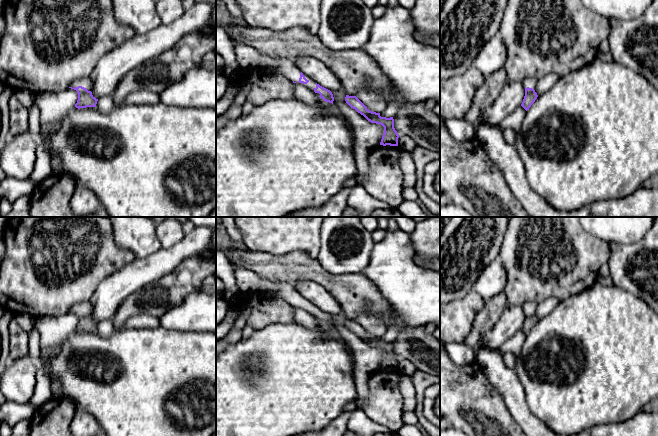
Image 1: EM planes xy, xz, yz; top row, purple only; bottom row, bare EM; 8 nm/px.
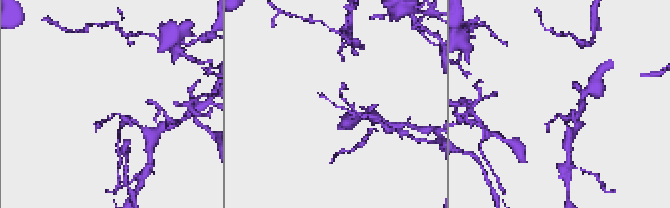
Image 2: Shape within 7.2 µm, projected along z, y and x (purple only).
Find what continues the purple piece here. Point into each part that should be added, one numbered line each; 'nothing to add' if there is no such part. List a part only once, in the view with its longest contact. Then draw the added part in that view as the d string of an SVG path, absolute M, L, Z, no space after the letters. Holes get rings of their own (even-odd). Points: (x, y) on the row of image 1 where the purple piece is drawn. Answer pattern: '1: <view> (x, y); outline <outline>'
1: xz (247, 57); outline M233 42L237 62L241 69L247 70L252 68L277 68L284 76L292 82L304 85L314 92L316 82L303 73L305 78L309 81L307 84L299 83L300 69L295 65L294 60L270 57L266 54L258 52L256 49L237 42ZM314 92L315 93L315 92ZM315 93L320 96L319 93Z

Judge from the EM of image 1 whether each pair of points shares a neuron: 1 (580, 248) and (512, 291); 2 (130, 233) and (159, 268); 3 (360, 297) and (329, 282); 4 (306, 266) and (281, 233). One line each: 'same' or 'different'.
1: same
2: different
3: same
4: different

